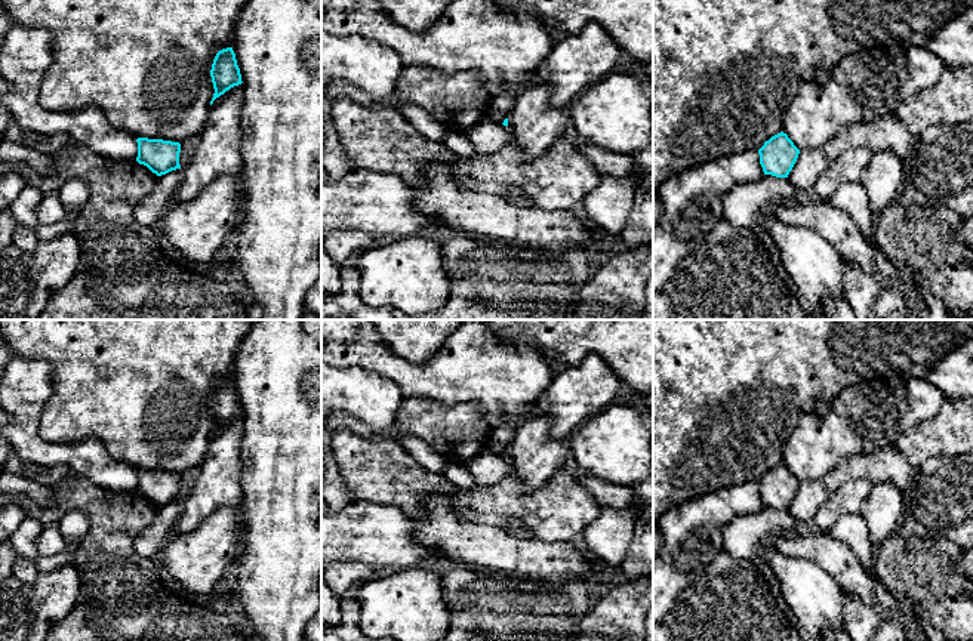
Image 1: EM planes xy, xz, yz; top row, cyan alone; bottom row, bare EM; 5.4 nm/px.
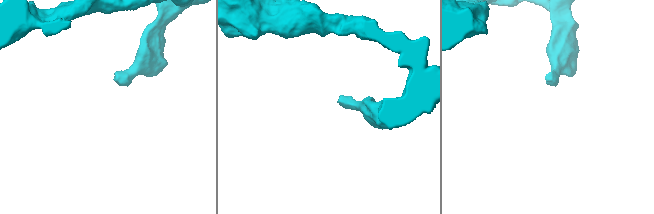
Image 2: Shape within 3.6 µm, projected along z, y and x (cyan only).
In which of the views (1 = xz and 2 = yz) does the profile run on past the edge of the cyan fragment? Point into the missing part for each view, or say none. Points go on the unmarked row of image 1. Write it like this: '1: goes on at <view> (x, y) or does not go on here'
1: does not go on here
2: does not go on here

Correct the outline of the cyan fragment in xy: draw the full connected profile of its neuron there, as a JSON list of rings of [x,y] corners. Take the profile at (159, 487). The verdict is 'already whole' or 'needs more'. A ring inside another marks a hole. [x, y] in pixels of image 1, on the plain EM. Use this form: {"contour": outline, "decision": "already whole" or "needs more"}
{"contour": [[[138,469],[139,496],[147,497],[157,508],[181,500],[179,484],[181,475],[163,471]]], "decision": "already whole"}

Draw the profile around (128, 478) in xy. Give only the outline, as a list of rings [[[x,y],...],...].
[[[13,355],[0,372],[0,407],[12,420],[0,428],[13,453],[44,466],[68,465],[76,474],[116,493],[136,493],[138,474],[117,462],[96,437],[80,441],[44,441],[39,435],[43,409],[53,394],[47,360]]]

